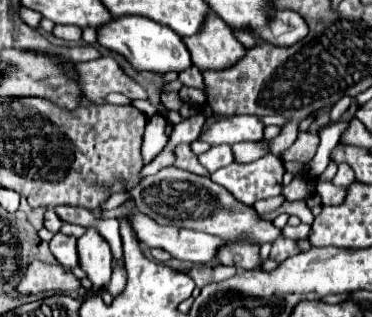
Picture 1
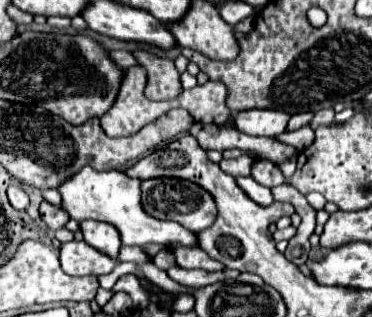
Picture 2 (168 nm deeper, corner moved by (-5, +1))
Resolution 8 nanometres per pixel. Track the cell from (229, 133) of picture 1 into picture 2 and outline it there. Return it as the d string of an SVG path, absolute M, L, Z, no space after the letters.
M243 110L235 116L233 126L249 136L279 136L285 132L289 114L279 110Z

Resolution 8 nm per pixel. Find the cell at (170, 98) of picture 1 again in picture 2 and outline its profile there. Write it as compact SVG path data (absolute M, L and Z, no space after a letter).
M137 50L133 54L137 62L147 70L147 98L151 100L171 100L183 92L179 72L171 60L157 58L149 52Z

